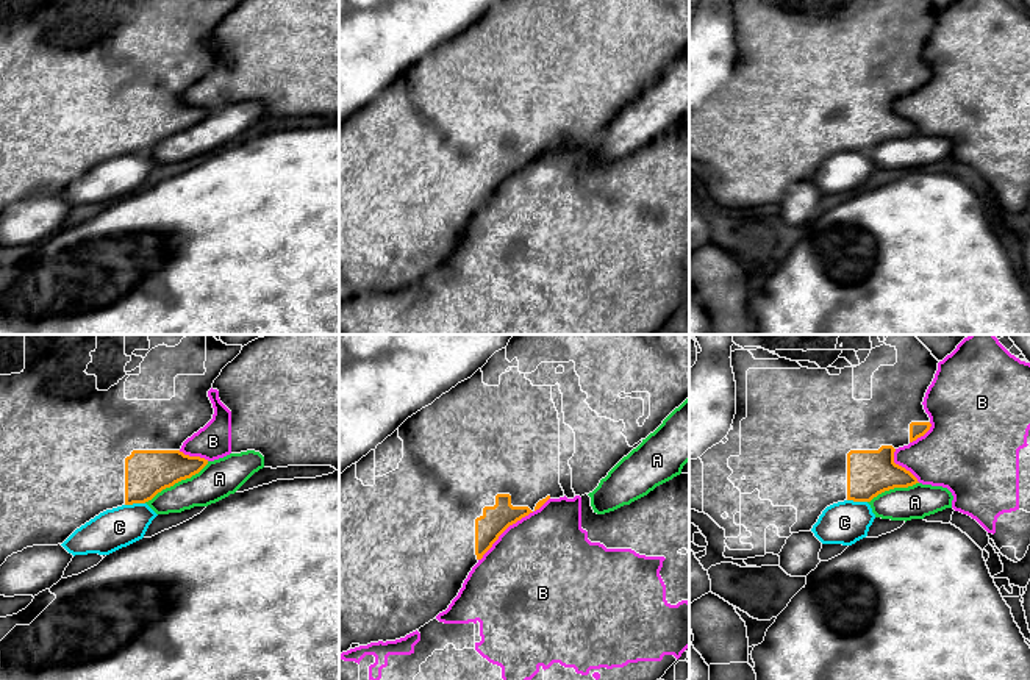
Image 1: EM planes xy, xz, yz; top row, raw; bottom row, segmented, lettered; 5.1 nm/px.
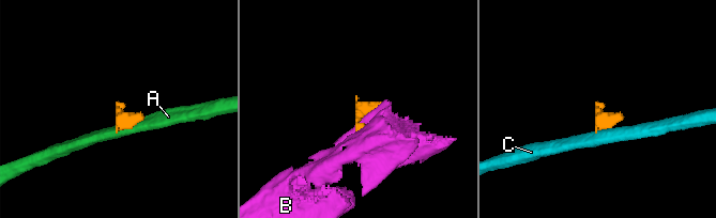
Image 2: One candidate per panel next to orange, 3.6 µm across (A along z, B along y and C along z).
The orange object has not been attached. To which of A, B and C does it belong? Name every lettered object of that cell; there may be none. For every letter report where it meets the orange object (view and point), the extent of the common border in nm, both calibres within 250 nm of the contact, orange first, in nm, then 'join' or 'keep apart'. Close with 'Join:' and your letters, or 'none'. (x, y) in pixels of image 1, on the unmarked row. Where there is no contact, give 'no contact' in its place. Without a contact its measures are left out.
A: xy (175, 132) | 400 nm | 240/200 nm | keep apart
B: xz (511, 174) | 480 nm | 150/500 nm | keep apart
C: xy (135, 152) | 110 nm | 240/200 nm | keep apart
Join: none

